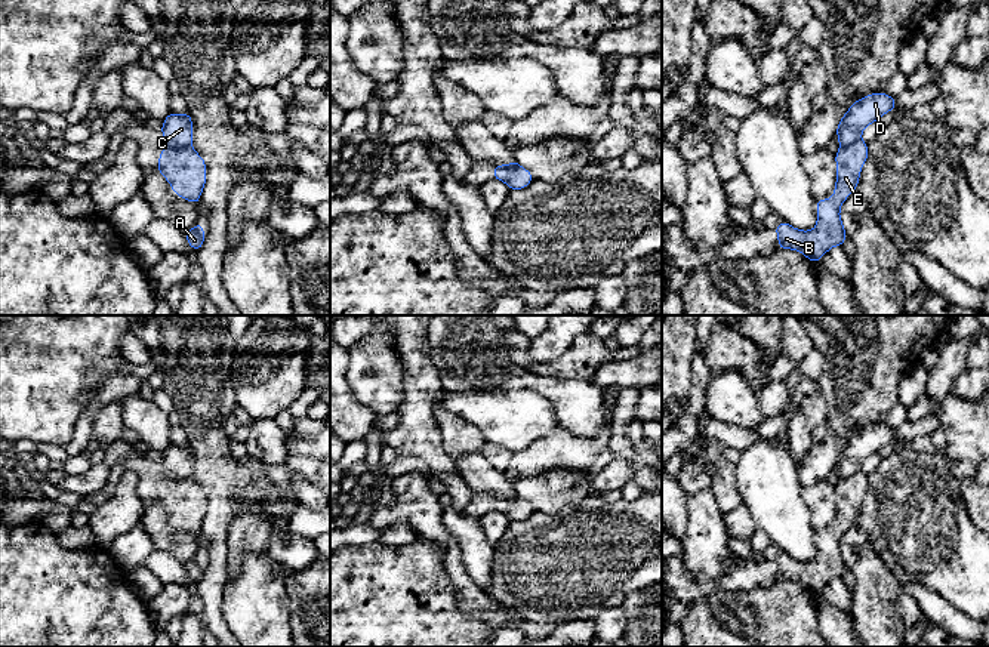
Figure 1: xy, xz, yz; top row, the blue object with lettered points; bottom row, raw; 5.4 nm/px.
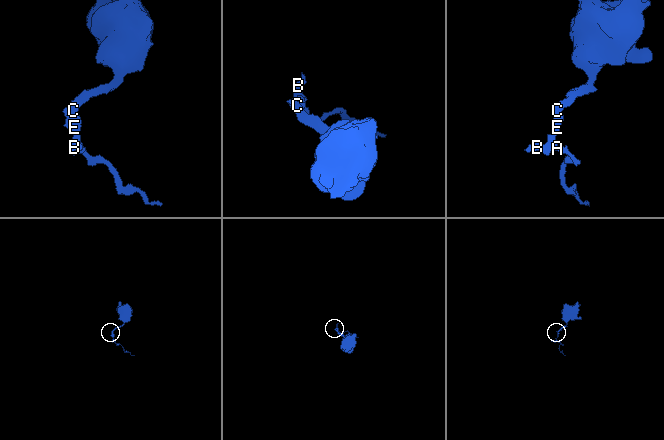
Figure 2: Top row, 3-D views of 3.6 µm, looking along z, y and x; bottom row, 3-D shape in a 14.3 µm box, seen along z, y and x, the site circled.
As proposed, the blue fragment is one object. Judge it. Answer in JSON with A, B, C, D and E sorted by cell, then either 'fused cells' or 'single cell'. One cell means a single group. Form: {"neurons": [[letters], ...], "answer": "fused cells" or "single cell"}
{"neurons": [["A", "B", "E"], ["C", "D"]], "answer": "fused cells"}

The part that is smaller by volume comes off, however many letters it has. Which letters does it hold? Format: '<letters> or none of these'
A, B, E

